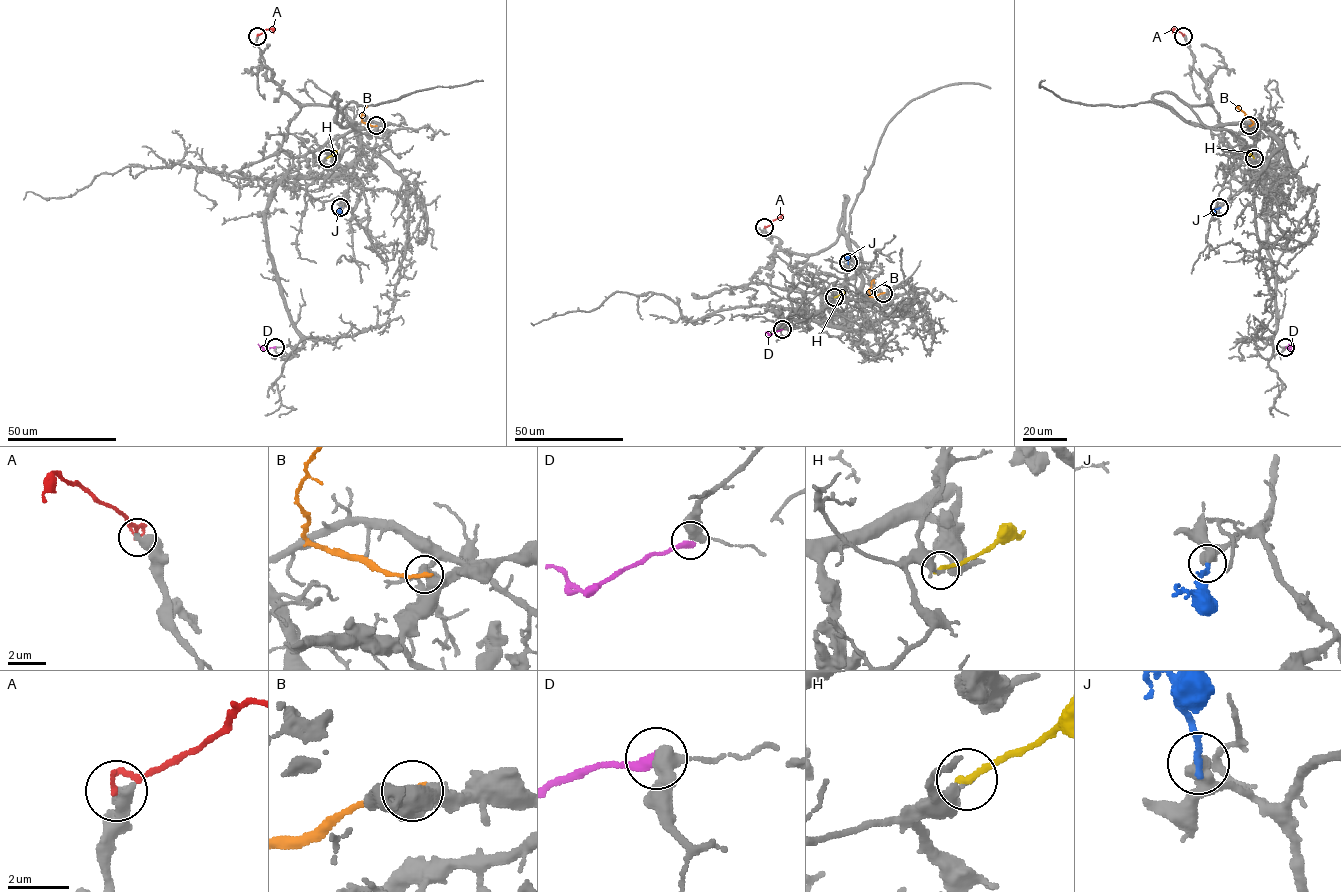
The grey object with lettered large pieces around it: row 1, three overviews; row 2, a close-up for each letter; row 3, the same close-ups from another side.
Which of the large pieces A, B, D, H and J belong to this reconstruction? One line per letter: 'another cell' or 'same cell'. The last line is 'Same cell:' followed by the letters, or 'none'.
A: another cell
B: another cell
D: another cell
H: another cell
J: another cell
Same cell: none

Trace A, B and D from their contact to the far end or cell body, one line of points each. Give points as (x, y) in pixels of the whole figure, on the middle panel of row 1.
A: (764, 227), (782, 214)
B: (883, 293), (869, 296), (873, 280), (874, 283)
D: (782, 329), (769, 335), (765, 332)

